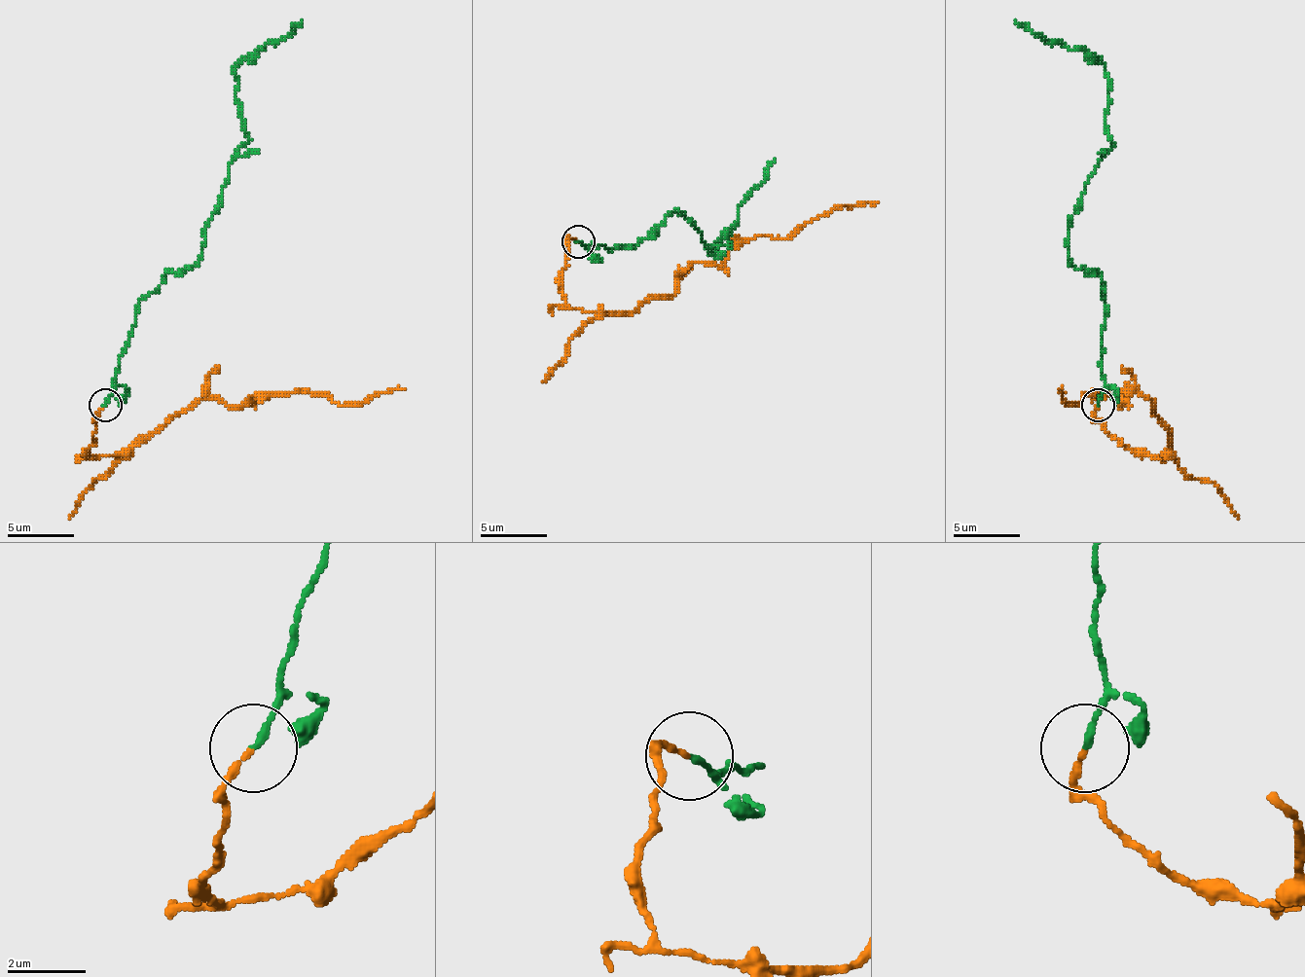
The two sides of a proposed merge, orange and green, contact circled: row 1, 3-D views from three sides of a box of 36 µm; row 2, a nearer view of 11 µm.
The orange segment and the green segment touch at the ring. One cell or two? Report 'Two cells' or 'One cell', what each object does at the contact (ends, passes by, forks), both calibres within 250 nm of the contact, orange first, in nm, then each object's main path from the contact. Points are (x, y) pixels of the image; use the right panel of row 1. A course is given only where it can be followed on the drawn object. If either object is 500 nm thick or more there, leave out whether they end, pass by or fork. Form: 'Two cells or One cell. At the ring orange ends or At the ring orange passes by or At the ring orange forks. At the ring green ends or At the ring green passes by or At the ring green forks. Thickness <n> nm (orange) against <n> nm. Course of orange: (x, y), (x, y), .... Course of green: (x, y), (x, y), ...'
One cell. At the ring orange ends. At the ring green ends. Thickness 140 nm (orange) against 160 nm. Course of orange: (1098, 406), (1135, 452), (1168, 455), (1168, 428), (1135, 392), (1071, 406), (1059, 389). Course of green: (1098, 406), (1102, 279), (1069, 253), (1069, 219), (1111, 143), (1105, 66), (1015, 20)

